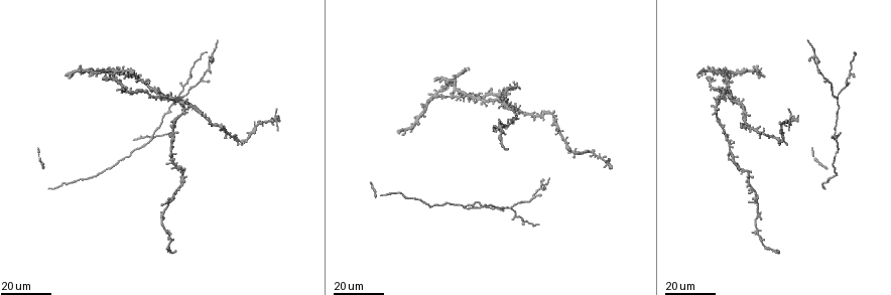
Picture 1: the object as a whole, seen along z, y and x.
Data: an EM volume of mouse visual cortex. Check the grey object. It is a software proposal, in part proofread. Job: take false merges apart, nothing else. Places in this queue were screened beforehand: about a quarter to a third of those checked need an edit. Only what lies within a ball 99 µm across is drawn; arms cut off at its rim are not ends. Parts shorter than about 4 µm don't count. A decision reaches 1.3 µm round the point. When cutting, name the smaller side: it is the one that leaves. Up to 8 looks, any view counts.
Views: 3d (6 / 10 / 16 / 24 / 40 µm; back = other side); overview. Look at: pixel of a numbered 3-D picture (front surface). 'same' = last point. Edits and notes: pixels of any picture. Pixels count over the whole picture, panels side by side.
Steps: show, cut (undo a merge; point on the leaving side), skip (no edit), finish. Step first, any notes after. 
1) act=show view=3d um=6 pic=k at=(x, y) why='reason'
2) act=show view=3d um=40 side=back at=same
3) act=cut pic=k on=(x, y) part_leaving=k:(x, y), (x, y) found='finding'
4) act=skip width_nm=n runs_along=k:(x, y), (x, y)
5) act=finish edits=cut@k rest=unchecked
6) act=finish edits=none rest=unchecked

act=show view=3d um=24 pic=1 at=(839, 97) why='a fork'

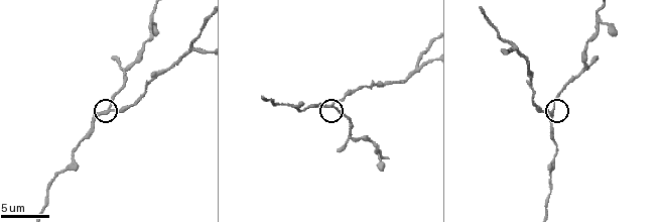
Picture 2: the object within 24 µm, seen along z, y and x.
act=show view=3d um=6 pic=2 at=(551, 111)

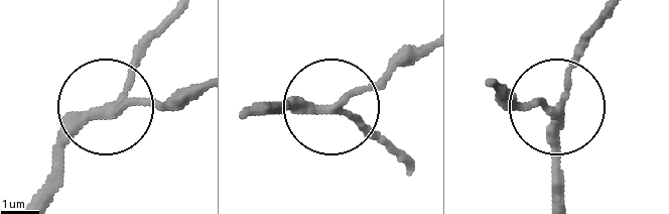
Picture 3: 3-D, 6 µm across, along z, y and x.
act=skip found='all the same neuron'

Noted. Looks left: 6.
act=show view=3d um=24 pic=1 at=(207, 67) why='side arm on a straight run'

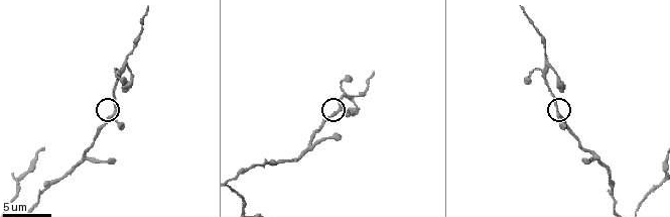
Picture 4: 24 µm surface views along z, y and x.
act=show view=3d um=6 pic=4 at=(114, 106)

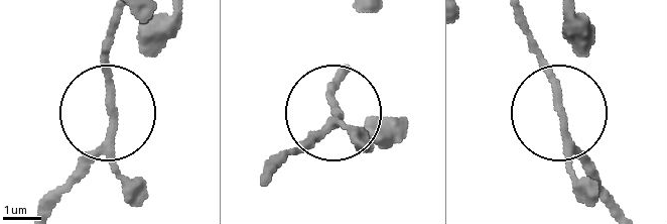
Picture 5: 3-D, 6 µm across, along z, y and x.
act=skip width_nm=180 found='all the same neuron'

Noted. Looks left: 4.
act=show view=3d um=16 pic=1 at=(143, 80) why='looks like a crossing'

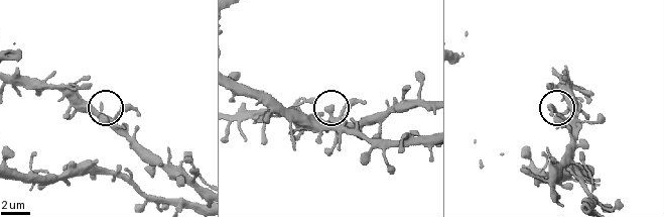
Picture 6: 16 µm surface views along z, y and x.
act=show view=3d um=10 pic=6 at=(337, 118) why='zoom in'

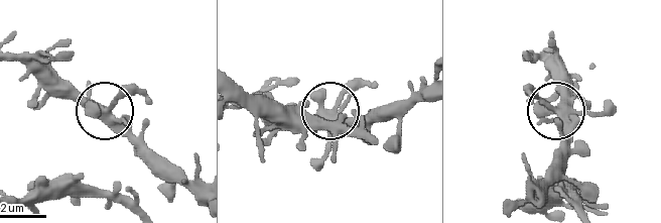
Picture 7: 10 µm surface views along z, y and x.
act=skip width_nm=370 runs_along=7:(200, 201), (113, 116), (113, 105), (124, 95), (145, 97) found='one neuron here'

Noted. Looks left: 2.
act=show view=3d um=16 pic=1 at=(150, 137) why='four arms meet'

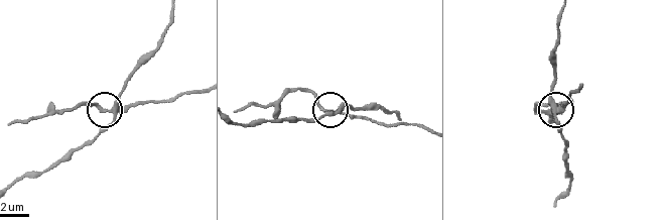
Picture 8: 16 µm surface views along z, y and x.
act=show view=3d um=10 pic=8 at=(556, 112)

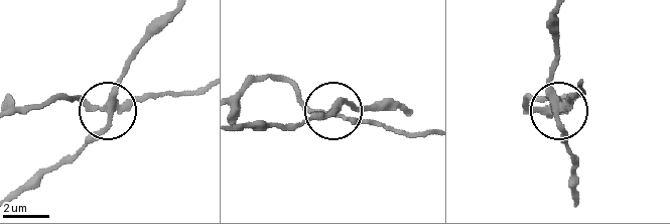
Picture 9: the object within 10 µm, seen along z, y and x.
act=cut pic=9 on=(140, 96) arms=4 found='a second neuron is stuck on'

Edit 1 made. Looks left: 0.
act=finish edits=cut@9 rest=unchecked

